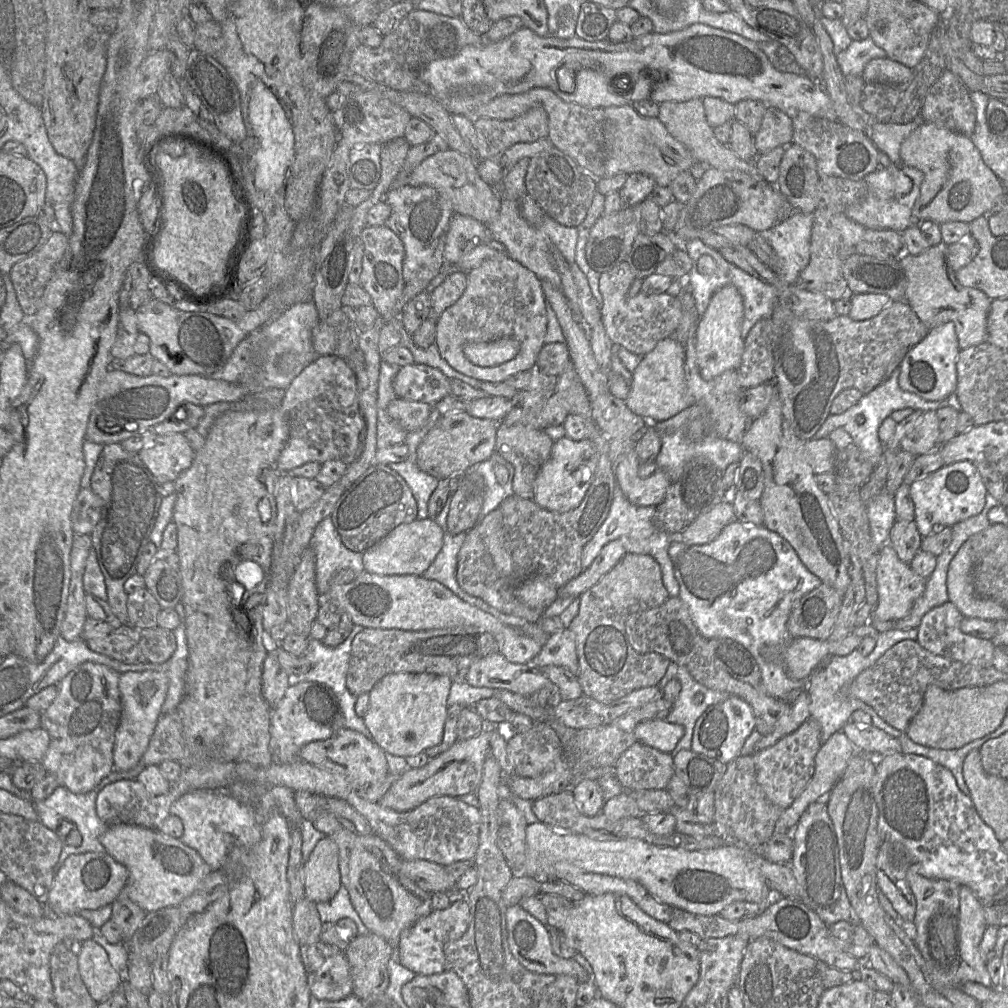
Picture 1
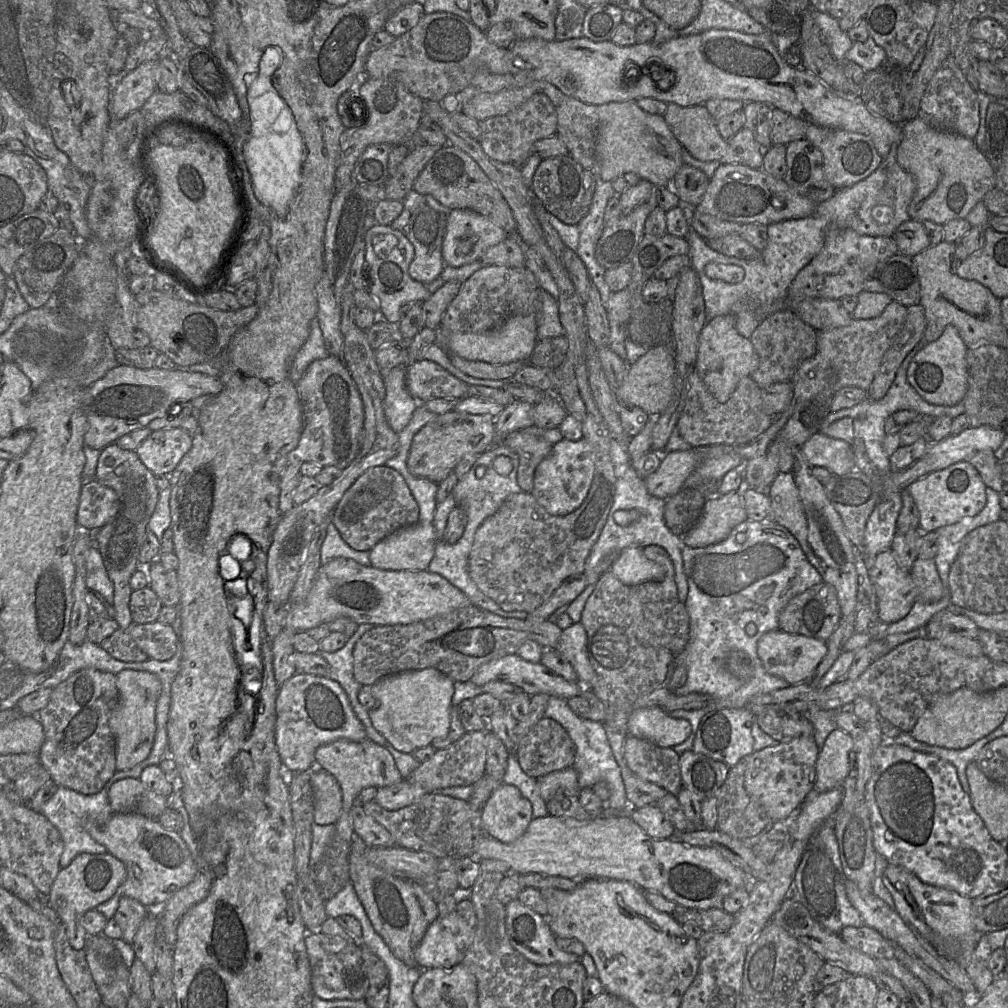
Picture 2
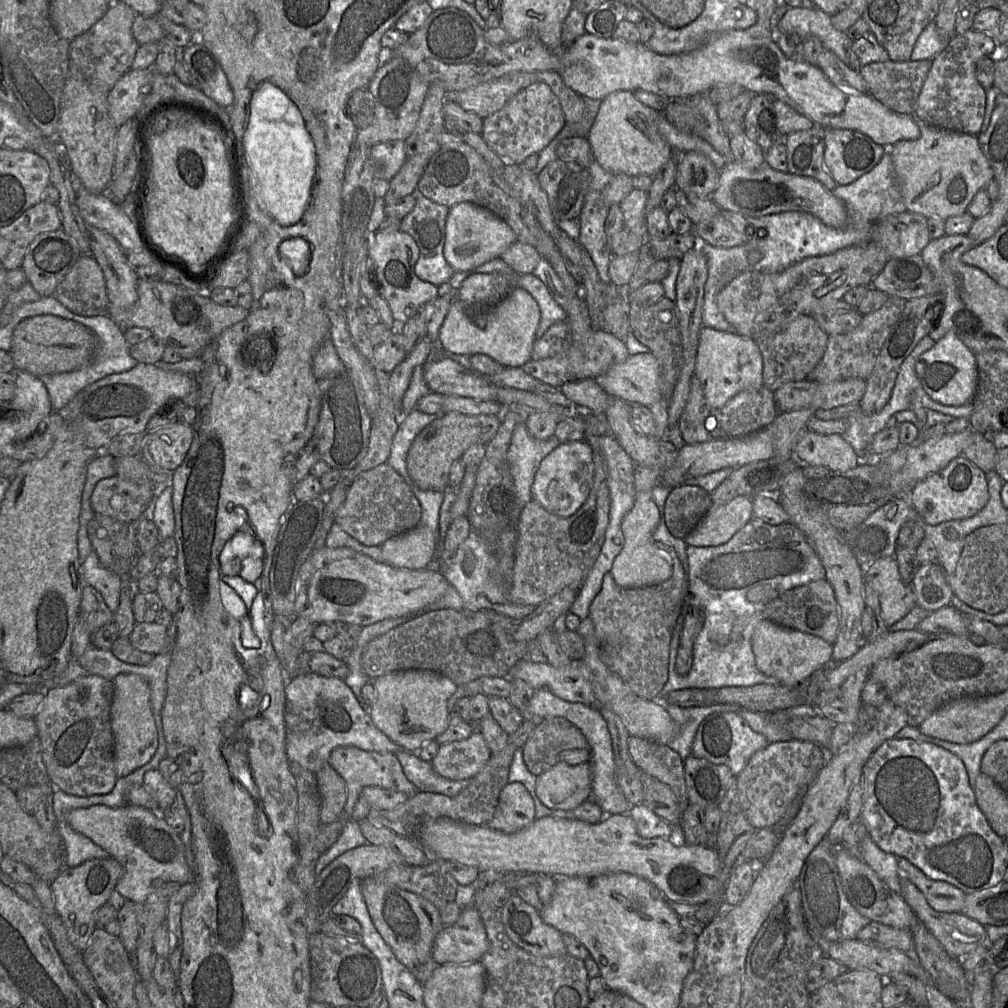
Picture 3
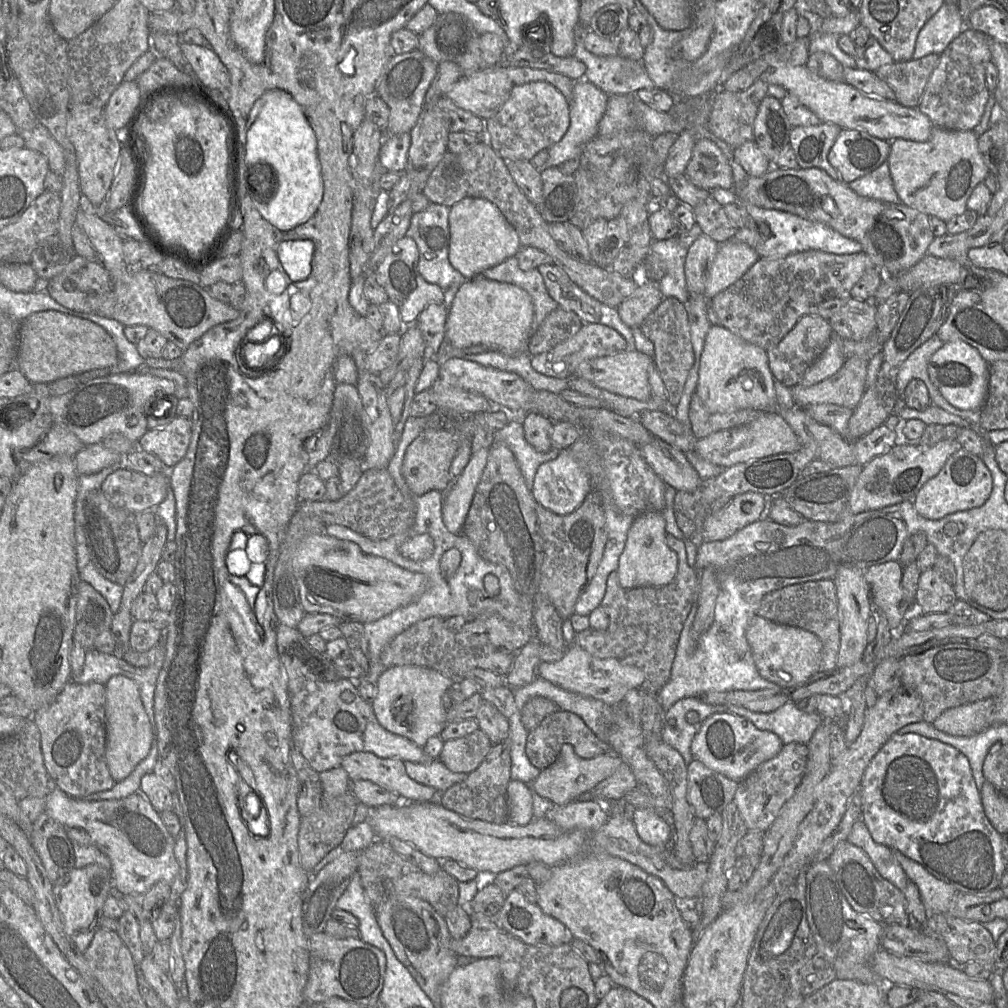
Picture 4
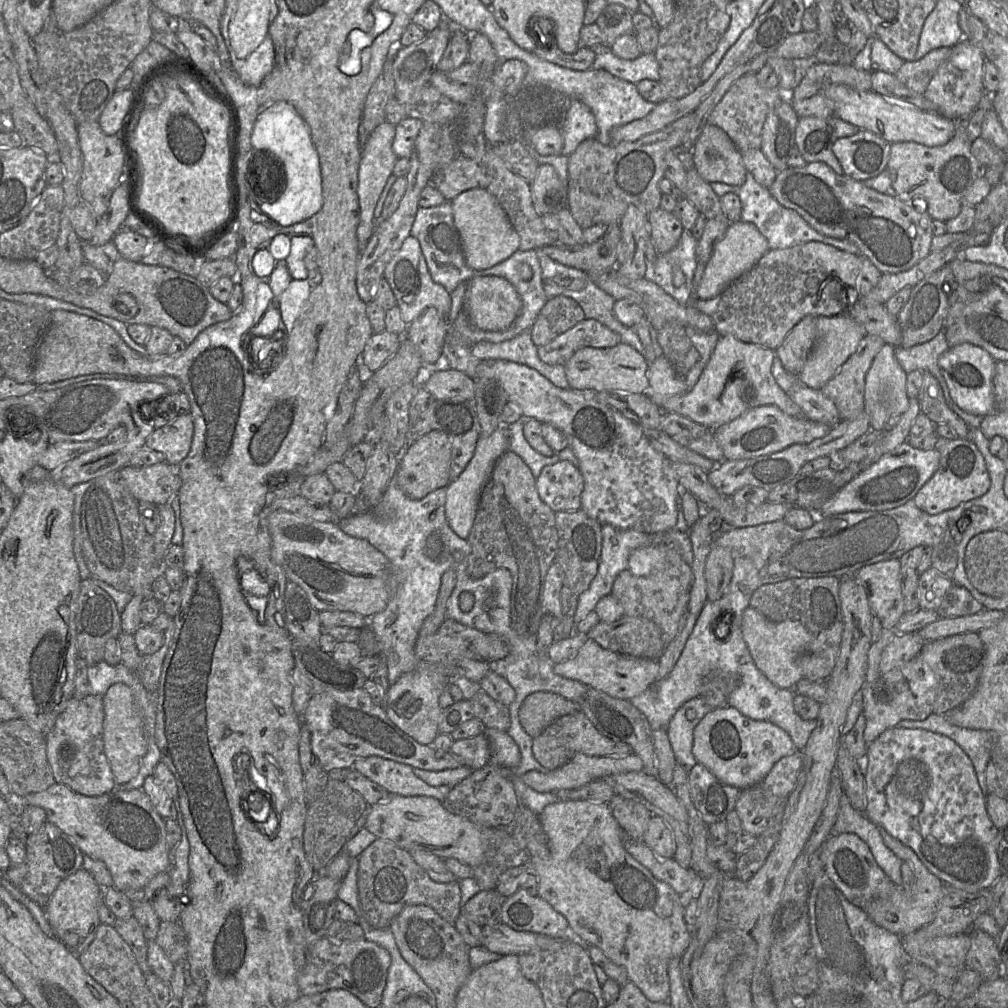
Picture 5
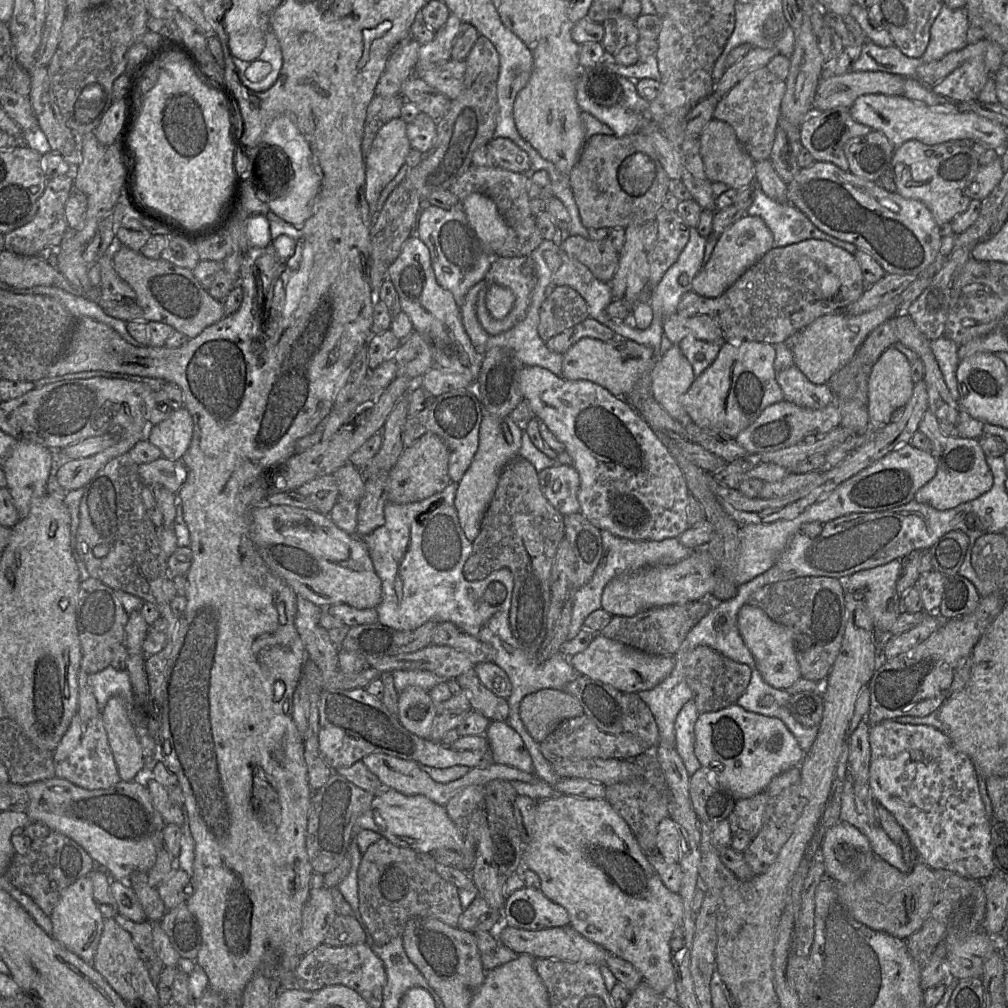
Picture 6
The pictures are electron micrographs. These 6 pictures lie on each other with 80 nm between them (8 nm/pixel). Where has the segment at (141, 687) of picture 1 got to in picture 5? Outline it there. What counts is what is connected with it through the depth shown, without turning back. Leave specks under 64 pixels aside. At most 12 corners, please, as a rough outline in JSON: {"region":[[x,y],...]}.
{"region":[[131,689],[103,695],[104,753],[116,785],[133,779],[147,751]]}

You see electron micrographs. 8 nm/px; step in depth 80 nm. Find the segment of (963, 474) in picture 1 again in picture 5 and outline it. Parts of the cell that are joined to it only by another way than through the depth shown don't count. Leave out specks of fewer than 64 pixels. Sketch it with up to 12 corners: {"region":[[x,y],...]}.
{"region":[[938,437],[939,467],[913,498],[936,515],[991,486],[969,439]]}

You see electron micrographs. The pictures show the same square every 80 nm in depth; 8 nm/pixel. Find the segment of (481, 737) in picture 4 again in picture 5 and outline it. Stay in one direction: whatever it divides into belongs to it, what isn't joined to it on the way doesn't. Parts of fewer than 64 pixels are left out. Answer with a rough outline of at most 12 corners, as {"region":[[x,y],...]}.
{"region":[[484,733],[454,741],[449,751],[472,771],[491,756]]}

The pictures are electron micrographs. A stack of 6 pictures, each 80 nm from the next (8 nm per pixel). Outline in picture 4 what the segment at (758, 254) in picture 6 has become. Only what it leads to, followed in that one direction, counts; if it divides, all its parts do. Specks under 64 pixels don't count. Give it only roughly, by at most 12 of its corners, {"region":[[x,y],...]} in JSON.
{"region":[[746,243],[720,244],[705,284],[714,298],[759,259]]}

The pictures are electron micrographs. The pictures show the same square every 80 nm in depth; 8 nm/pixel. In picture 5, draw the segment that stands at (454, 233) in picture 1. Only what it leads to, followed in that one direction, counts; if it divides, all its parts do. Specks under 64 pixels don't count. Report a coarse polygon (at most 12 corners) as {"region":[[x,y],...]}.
{"region":[[482,189],[451,204],[476,273],[519,250],[520,237]]}

